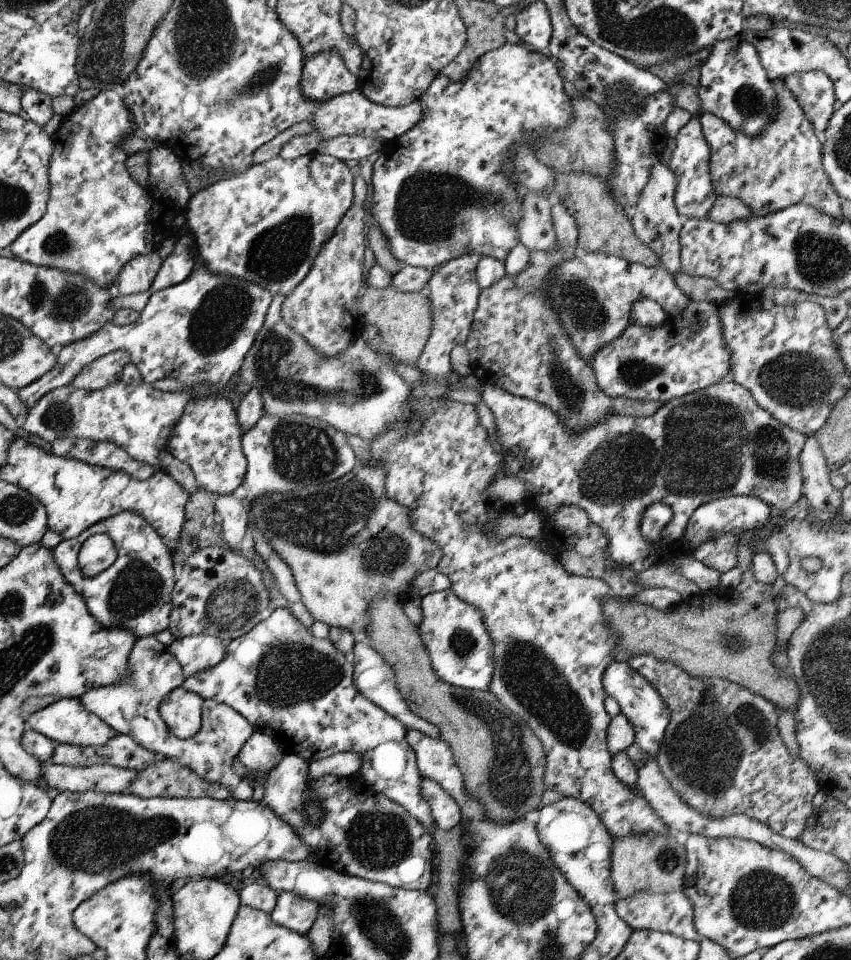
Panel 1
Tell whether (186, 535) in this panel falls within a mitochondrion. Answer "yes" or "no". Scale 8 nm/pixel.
no

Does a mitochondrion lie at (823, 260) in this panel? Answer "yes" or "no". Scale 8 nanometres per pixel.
yes

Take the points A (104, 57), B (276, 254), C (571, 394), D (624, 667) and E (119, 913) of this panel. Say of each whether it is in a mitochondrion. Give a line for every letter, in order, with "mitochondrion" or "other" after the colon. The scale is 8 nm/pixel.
A: mitochondrion
B: mitochondrion
C: mitochondrion
D: other
E: other

